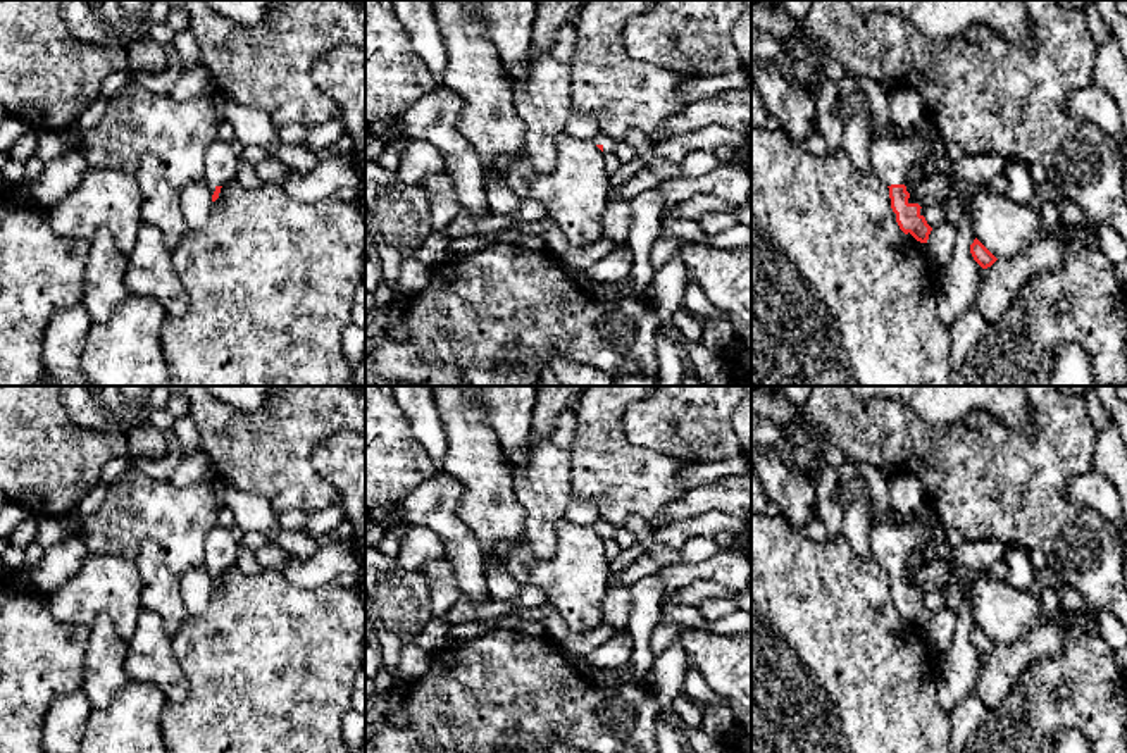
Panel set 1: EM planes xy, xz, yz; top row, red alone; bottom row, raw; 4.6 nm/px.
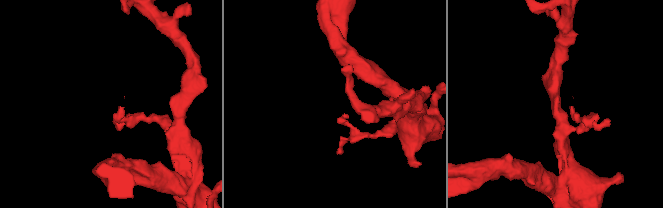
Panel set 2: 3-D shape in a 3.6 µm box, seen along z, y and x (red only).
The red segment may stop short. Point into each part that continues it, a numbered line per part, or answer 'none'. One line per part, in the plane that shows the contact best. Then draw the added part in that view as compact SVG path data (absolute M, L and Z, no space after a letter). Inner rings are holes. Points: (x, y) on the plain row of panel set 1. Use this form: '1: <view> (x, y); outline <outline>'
none

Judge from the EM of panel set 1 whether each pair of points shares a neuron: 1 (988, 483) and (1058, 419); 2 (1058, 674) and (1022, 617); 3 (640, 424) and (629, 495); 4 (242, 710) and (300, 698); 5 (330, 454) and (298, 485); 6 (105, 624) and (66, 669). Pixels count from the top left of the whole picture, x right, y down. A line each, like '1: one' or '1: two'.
1: one
2: two
3: two
4: one
5: two
6: two

